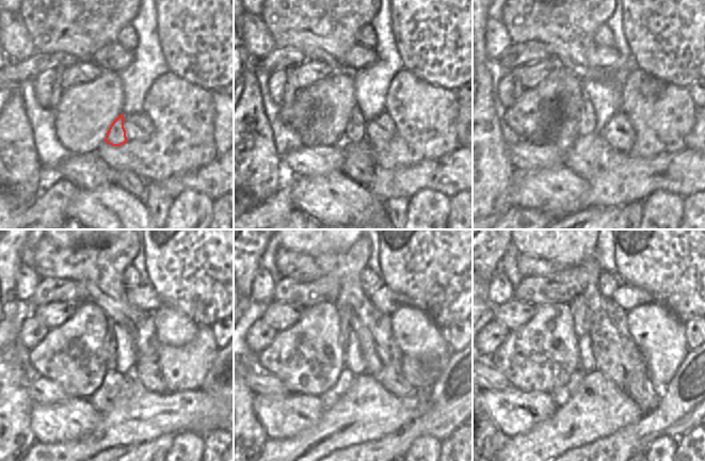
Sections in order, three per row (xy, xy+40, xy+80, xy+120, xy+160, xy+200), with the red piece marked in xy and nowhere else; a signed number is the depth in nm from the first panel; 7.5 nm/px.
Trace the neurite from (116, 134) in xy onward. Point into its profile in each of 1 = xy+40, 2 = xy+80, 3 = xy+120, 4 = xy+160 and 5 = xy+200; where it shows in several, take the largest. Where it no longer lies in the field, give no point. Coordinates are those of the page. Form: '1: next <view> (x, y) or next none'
1: next xy+40 (355, 128)
2: next xy+80 (587, 125)
3: next xy+120 (109, 343)
4: next xy+160 (345, 328)
5: next xy+200 (580, 312)

